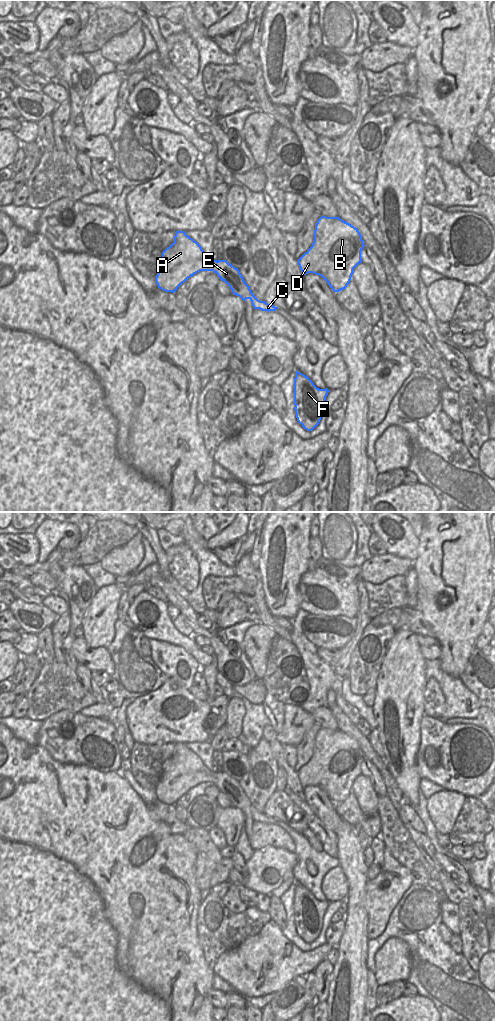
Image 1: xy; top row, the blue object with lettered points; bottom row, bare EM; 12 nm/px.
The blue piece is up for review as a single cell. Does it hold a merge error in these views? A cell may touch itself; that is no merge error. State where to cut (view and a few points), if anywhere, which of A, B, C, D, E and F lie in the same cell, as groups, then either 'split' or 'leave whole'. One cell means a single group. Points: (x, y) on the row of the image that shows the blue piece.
cut none; groups A B C D E F; leave whole

